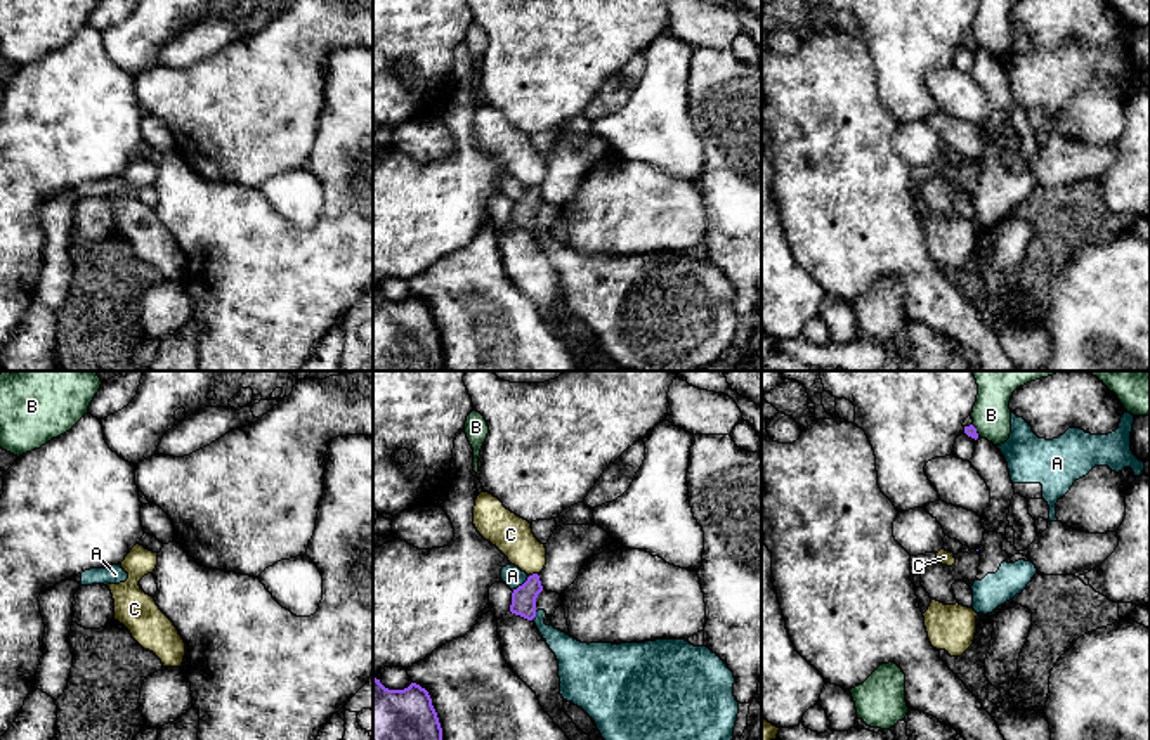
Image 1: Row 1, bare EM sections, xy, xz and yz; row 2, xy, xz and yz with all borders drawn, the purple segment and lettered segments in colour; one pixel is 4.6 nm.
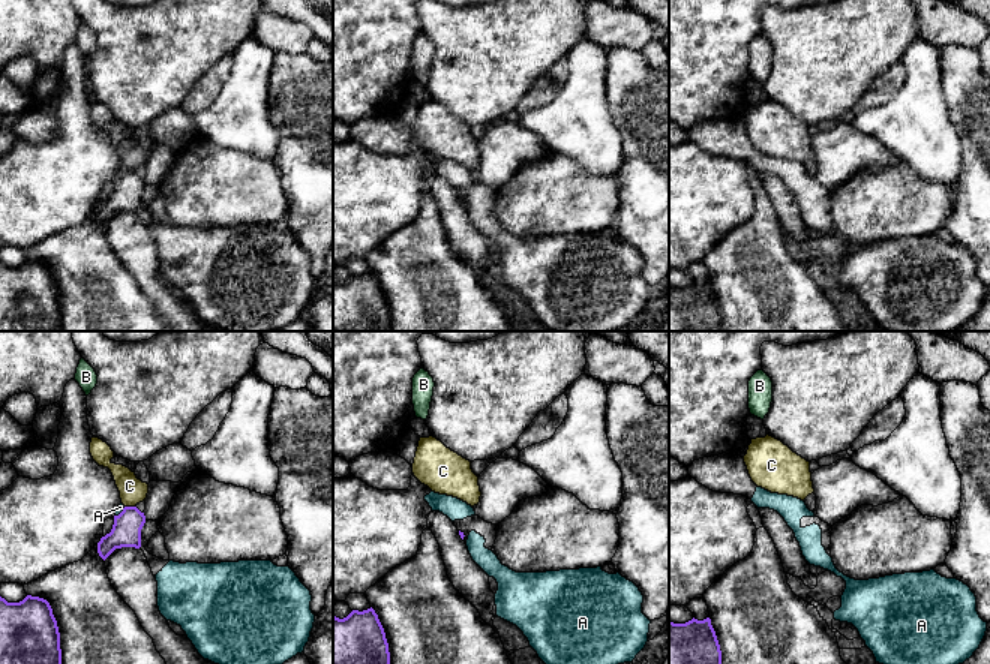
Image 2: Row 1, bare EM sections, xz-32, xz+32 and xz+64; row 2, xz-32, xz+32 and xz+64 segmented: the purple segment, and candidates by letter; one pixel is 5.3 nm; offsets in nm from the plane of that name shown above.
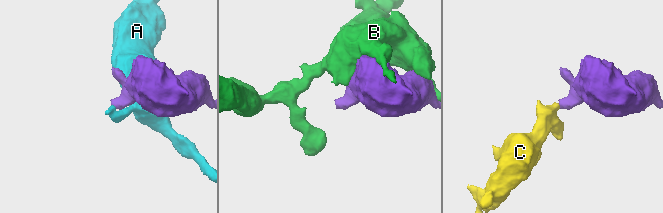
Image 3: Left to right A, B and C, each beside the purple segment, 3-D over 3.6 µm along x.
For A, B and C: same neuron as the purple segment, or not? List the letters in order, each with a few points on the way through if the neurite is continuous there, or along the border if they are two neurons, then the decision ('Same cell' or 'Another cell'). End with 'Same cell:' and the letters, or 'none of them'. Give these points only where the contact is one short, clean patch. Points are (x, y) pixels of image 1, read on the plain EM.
A: Another cell
B: Another cell
C: Boundary: xz (536, 184), (529, 188). Another cell
Same cell: none of them

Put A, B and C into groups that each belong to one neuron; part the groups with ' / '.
A / B / C

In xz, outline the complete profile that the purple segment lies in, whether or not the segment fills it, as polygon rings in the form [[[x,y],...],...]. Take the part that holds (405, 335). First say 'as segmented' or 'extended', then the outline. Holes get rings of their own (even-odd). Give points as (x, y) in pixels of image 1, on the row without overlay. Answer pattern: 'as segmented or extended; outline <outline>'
as segmented; outline [[[373,289],[373,371],[442,371],[442,340],[425,300],[389,302]]]

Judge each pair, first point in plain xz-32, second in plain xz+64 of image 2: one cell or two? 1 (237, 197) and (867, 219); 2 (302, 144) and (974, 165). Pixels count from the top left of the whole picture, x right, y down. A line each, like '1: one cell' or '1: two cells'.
1: one cell
2: one cell

